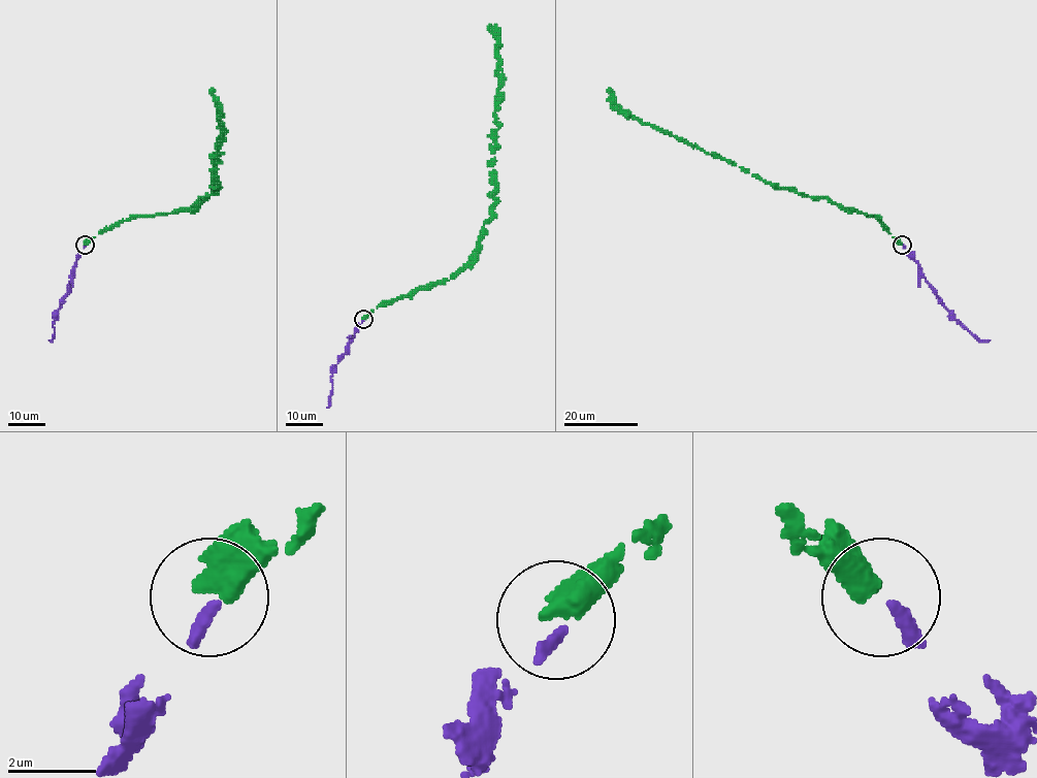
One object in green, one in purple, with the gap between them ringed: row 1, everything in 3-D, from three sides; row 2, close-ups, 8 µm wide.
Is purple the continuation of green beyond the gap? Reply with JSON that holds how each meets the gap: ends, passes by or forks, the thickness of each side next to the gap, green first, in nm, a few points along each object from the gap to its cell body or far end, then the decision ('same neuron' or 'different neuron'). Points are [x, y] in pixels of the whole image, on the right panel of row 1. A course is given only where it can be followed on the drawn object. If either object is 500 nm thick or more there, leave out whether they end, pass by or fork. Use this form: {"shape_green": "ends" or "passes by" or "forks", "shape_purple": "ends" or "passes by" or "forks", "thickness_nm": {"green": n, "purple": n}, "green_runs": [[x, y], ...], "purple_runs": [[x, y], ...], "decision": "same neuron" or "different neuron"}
{"thickness_nm": {"green": 550, "purple": 280}, "green_runs": [[901, 244], [877, 218], [845, 209], [824, 198], [767, 183], [723, 158], [629, 118], [609, 88]], "purple_runs": [[902, 245], [949, 314], [975, 336], [983, 342], [990, 339]], "decision": "same neuron"}

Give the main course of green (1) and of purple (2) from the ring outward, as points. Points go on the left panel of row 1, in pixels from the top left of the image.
1: (85, 244), (124, 220), (188, 209), (214, 192), (222, 124), (212, 88)
2: (85, 245), (75, 265), (69, 292), (53, 323), (54, 336), (52, 342), (50, 339)

